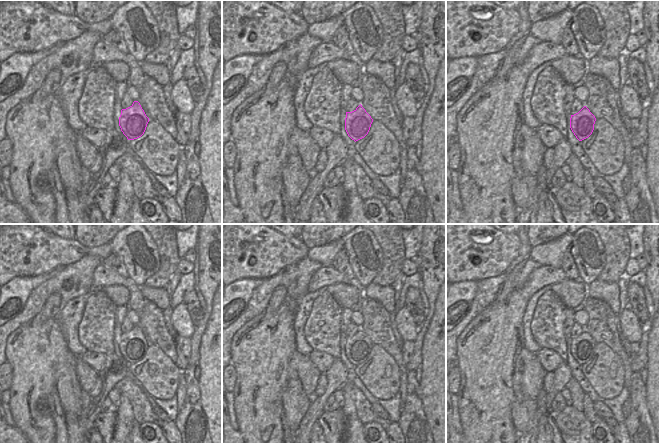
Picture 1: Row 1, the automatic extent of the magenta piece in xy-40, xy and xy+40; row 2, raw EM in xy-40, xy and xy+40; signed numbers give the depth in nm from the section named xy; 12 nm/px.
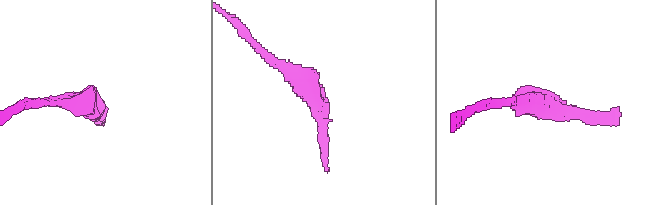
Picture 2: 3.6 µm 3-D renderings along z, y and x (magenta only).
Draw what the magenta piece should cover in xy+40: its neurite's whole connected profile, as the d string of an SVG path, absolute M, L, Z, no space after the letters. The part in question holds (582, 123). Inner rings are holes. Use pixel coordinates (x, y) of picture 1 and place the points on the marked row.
M584 106L578 113L571 115L570 128L576 138L582 141L592 134L595 121L595 116Z

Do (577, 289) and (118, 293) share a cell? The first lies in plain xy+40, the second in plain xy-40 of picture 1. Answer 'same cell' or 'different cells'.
same cell

